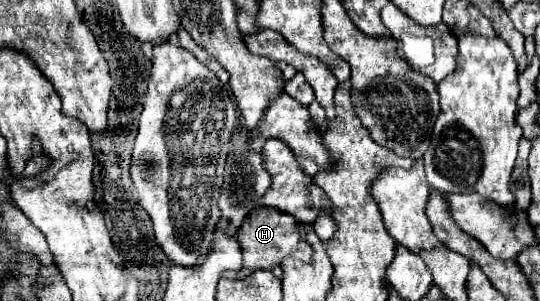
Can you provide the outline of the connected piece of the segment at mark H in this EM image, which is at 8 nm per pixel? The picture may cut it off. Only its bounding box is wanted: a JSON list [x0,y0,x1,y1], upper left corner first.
[236,205,312,277]

